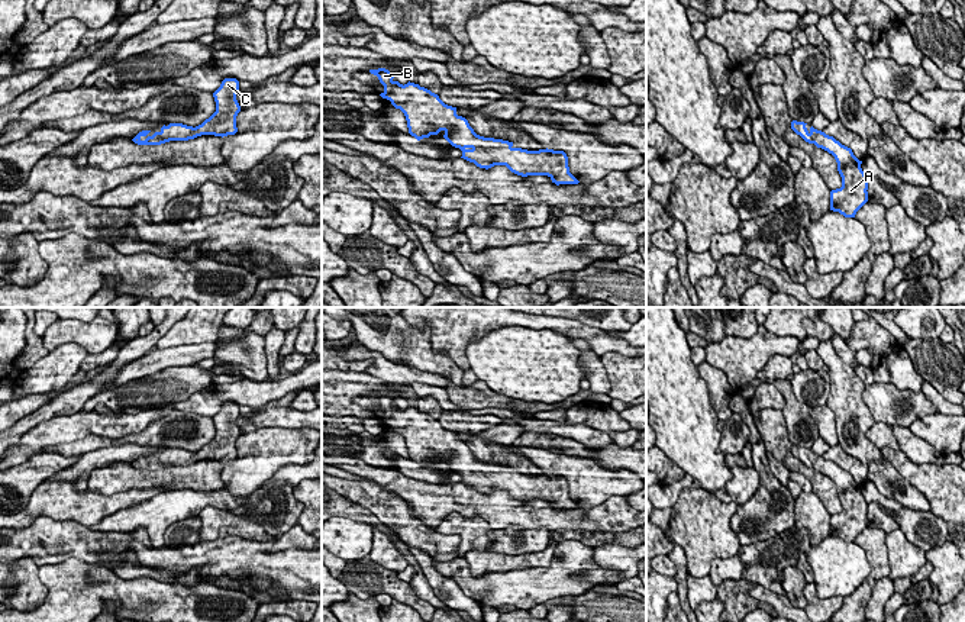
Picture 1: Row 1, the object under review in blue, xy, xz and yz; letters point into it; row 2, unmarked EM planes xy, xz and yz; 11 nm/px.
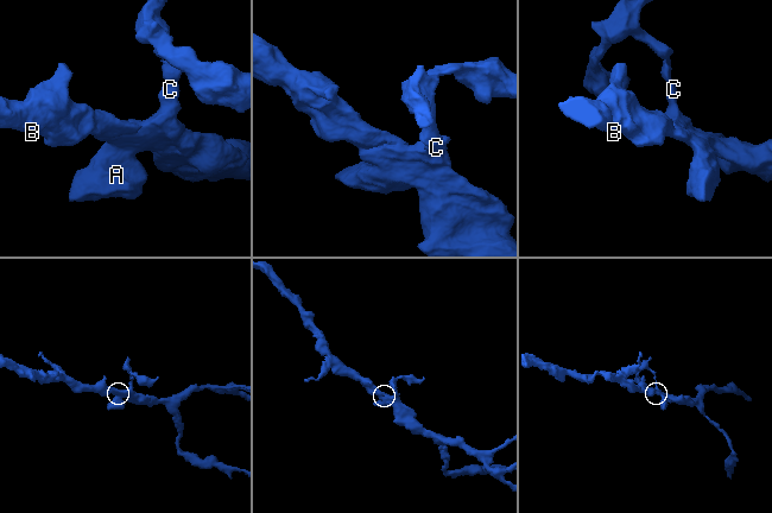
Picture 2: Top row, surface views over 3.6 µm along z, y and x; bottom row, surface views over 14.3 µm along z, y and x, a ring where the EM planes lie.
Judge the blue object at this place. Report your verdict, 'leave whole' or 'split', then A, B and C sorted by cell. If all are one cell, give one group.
leave whole | A B C

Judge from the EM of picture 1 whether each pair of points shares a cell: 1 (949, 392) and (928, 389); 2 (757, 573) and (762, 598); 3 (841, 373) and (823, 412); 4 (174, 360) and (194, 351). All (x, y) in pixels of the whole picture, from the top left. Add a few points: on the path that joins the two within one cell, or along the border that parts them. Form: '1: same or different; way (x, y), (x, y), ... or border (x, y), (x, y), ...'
1: different; border (925, 380), (949, 402)
2: different; border (757, 583), (784, 595)
3: different; border (825, 405), (835, 416), (838, 438)
4: same; way (178, 357), (190, 354)

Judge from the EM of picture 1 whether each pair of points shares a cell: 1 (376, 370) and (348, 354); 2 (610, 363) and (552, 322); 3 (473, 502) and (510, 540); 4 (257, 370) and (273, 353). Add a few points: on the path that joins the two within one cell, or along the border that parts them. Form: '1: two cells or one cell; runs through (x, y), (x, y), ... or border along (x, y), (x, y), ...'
1: one cell; runs through (376, 361), (368, 354), (357, 354)
2: two cells; border along (631, 355), (604, 353), (600, 357)
3: two cells; border along (535, 527), (491, 529)
4: two cells; border along (264, 337), (265, 368), (268, 374)

